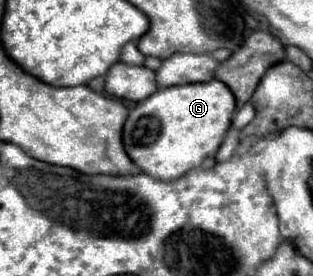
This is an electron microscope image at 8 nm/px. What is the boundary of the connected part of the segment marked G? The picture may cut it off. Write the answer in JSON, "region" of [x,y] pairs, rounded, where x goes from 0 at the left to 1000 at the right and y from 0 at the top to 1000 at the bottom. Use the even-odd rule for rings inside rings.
{"region":[[[706,290],[508,319],[412,406],[393,464],[399,543],[425,594],[482,645],[527,659],[565,652],[597,616],[642,601],[649,580],[693,558],[738,464],[751,391],[744,333]]]}

